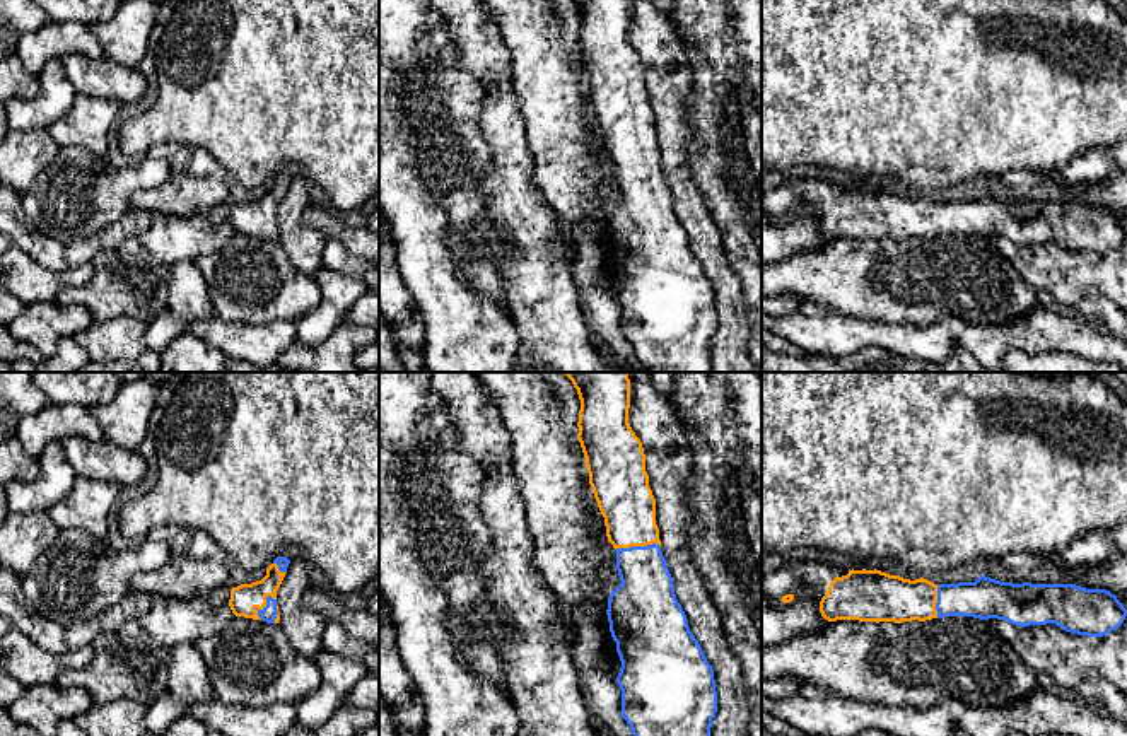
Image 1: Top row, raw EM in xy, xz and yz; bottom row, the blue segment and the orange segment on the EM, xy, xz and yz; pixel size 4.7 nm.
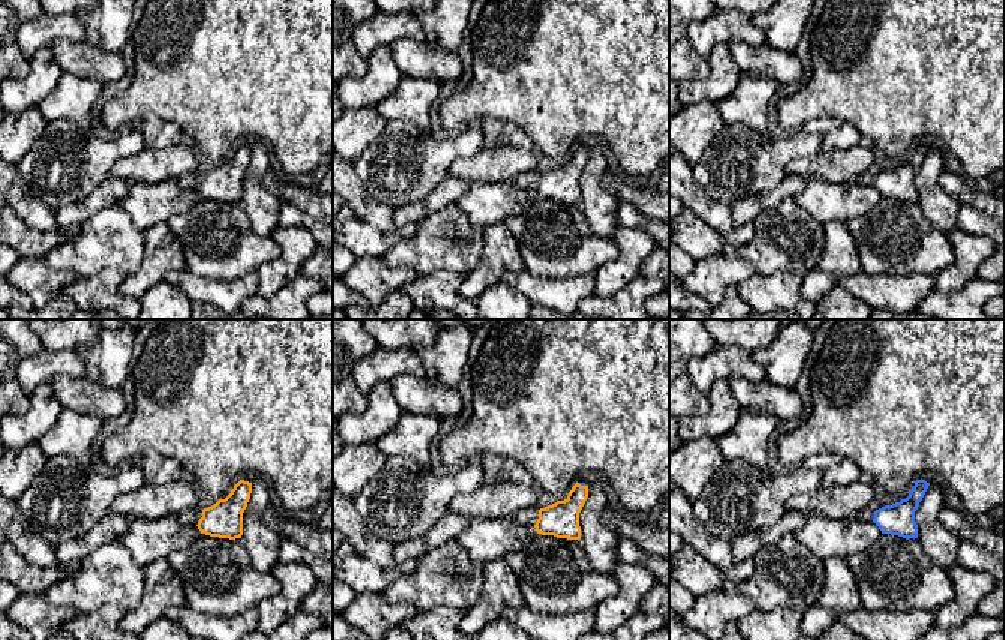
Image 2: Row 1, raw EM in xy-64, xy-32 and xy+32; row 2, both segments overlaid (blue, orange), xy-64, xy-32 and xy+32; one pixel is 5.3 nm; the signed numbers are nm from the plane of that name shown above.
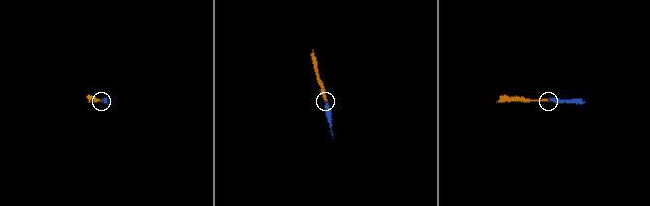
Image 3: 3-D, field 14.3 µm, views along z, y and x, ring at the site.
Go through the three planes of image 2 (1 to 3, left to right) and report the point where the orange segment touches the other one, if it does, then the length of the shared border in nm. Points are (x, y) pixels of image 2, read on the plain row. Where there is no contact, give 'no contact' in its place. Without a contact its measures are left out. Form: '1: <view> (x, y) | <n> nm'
1: no contact
2: xy-32 (582, 149) | 60 nm
3: no contact

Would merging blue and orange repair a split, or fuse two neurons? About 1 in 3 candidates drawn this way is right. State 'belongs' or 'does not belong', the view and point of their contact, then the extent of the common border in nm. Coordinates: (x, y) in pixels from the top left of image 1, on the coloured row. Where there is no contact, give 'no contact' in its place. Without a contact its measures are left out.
belongs; meets blue in xz at (637, 547); contact 220 nm long

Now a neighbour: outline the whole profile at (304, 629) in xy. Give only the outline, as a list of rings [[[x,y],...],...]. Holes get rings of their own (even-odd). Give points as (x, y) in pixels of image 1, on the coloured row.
[[[306,558],[290,560],[277,591],[277,606],[280,611],[278,623],[294,651],[307,659],[314,659],[323,649],[326,620],[302,603],[309,584]]]

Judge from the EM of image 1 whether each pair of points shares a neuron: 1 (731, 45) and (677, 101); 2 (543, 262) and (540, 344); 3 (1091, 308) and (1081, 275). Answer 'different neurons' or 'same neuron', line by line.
1: different neurons
2: same neuron
3: different neurons

